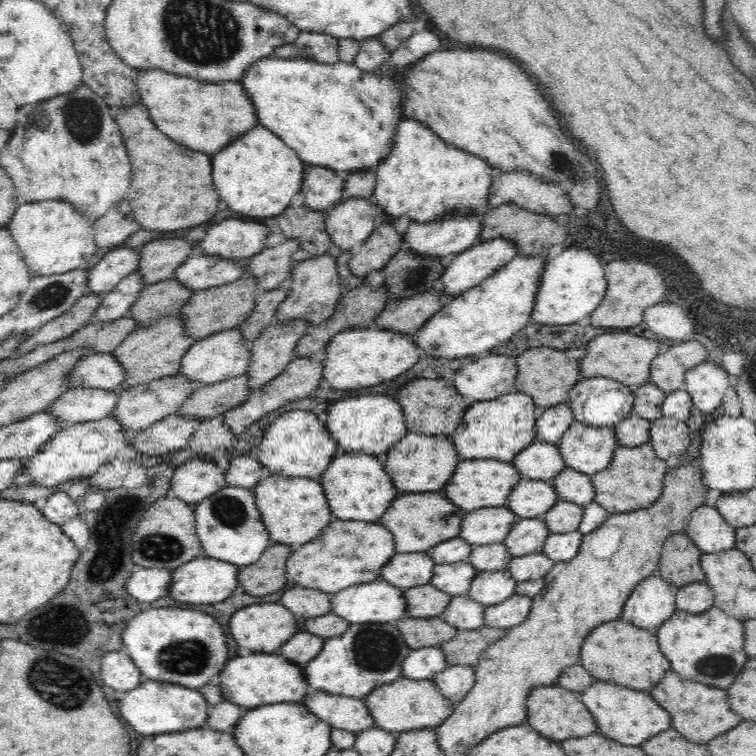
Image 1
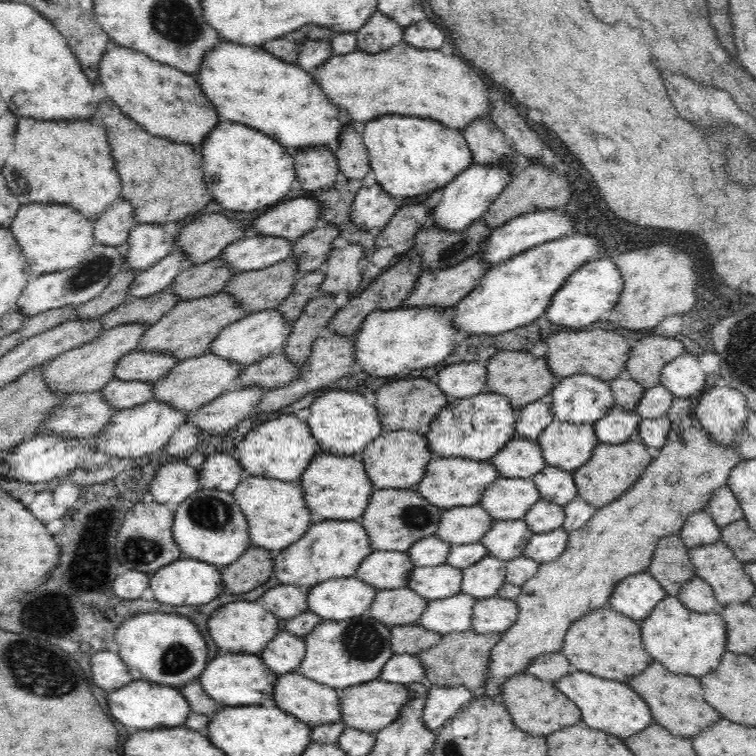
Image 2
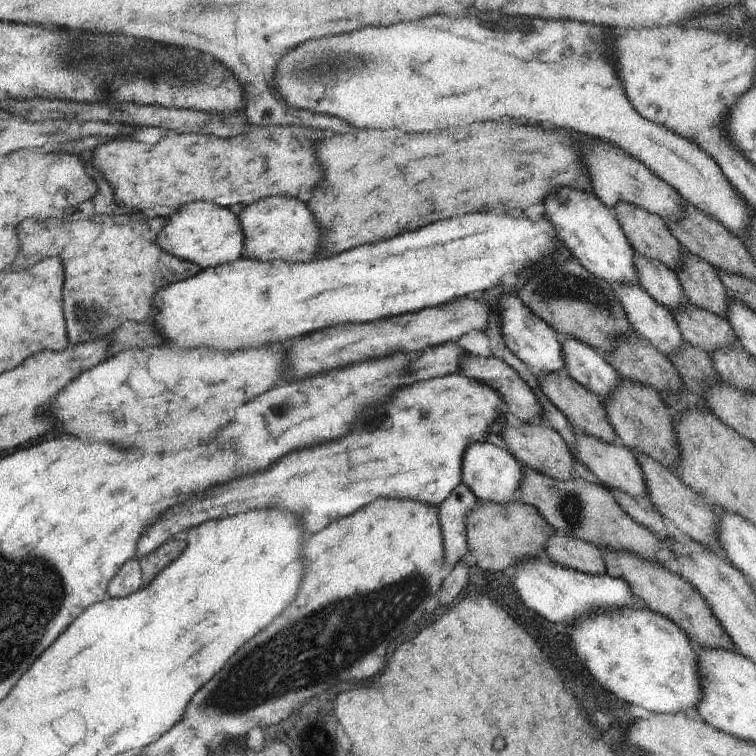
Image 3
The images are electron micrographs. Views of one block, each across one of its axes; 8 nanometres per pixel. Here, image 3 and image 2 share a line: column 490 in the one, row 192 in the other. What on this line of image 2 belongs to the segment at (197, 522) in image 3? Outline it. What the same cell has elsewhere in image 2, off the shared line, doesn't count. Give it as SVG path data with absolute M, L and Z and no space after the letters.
M399 114L376 117L376 120L364 126L362 136L377 183L399 200L444 188L462 170L474 163L461 131L434 119Z

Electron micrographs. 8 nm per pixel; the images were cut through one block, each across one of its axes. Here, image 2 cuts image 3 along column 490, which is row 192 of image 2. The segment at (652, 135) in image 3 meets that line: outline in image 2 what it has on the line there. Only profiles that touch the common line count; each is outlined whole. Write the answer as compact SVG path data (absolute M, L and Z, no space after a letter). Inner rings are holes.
M20 118L16 150L10 162L4 164L2 172L12 194L16 194L22 204L60 202L88 218L100 218L100 214L120 198L122 190L106 128L94 126L90 120L42 122L34 118ZM20 178L26 178L24 188L20 188Z

